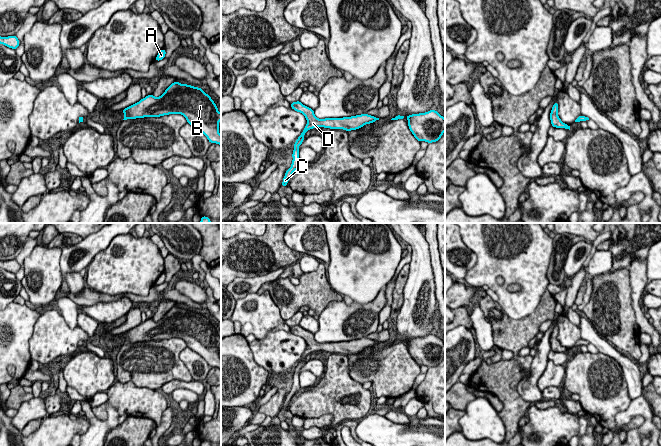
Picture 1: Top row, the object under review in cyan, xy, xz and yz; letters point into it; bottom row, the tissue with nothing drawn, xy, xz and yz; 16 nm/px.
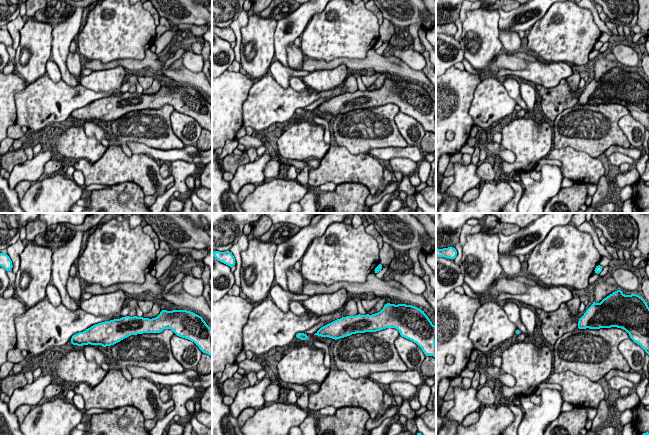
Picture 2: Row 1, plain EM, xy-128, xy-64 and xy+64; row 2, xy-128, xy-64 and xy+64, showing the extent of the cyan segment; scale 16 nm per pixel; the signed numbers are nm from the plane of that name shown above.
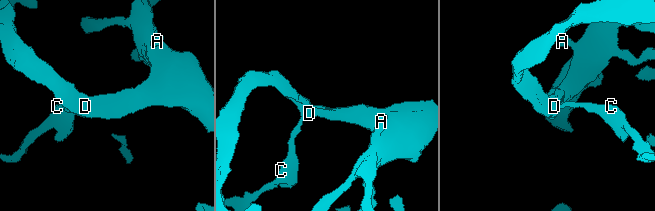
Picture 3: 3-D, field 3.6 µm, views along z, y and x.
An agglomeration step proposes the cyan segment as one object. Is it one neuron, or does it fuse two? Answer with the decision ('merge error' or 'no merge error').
no merge error

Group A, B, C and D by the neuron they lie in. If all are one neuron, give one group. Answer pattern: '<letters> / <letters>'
A B C D

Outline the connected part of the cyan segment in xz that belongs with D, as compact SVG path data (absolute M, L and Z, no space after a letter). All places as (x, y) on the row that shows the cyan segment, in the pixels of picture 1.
M300 101L291 102L291 108L297 112L302 113L305 118L307 119L307 125L303 129L301 135L294 143L294 150L292 153L292 164L289 169L287 169L285 176L282 181L283 187L286 187L288 181L291 179L293 172L300 167L300 158L299 158L299 146L305 140L304 135L305 133L313 129L315 127L323 127L323 128L330 128L330 129L343 129L345 131L357 130L363 127L366 124L370 124L379 120L379 118L374 117L372 115L368 115L367 113L351 116L351 117L343 117L343 118L325 118L319 119L315 116L314 110L303 105Z

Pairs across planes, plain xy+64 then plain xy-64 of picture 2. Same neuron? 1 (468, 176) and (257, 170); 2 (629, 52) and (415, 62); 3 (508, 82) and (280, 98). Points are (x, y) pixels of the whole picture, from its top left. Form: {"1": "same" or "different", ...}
{"1": "same", "2": "same", "3": "different"}

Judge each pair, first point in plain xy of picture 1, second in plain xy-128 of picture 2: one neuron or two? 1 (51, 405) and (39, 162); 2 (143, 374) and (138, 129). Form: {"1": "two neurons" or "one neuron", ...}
{"1": "two neurons", "2": "one neuron"}

